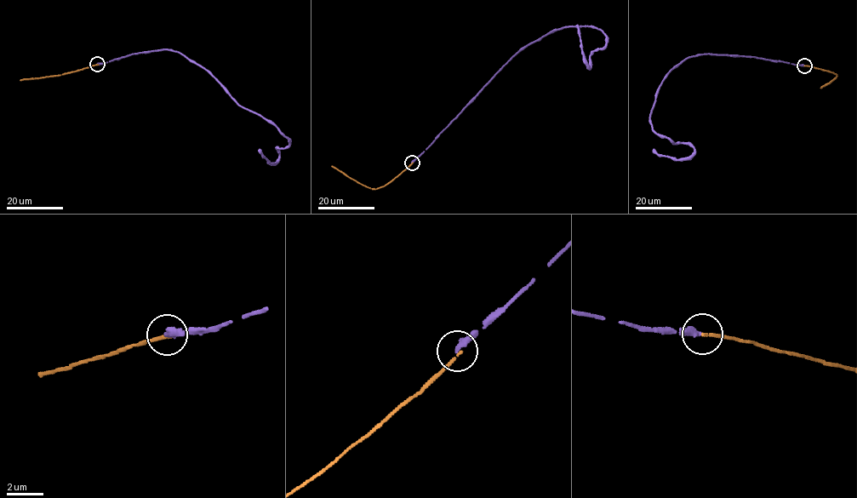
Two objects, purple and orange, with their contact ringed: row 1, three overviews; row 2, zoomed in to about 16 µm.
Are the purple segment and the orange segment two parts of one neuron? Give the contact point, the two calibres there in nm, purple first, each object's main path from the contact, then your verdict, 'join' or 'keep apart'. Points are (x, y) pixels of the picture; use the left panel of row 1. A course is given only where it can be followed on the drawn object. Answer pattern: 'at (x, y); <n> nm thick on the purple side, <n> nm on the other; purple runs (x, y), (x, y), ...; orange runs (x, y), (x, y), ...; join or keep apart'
at (97, 64); 340 nm thick on the purple side, 160 nm on the other; purple runs (97, 64), (167, 48), (179, 52), (289, 140), (276, 147), (274, 163), (259, 150); orange runs (98, 64), (60, 75), (20, 80); keep apart

